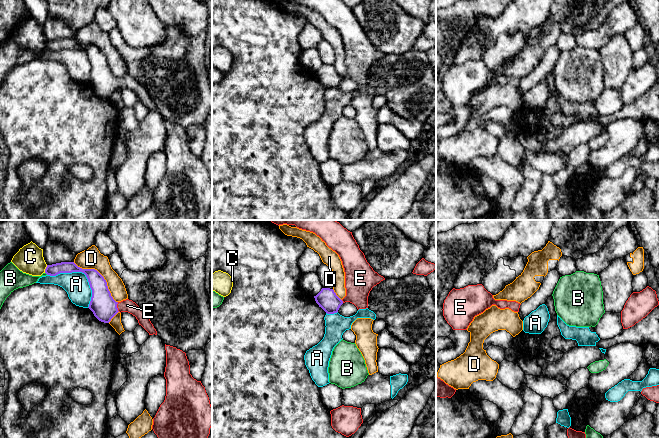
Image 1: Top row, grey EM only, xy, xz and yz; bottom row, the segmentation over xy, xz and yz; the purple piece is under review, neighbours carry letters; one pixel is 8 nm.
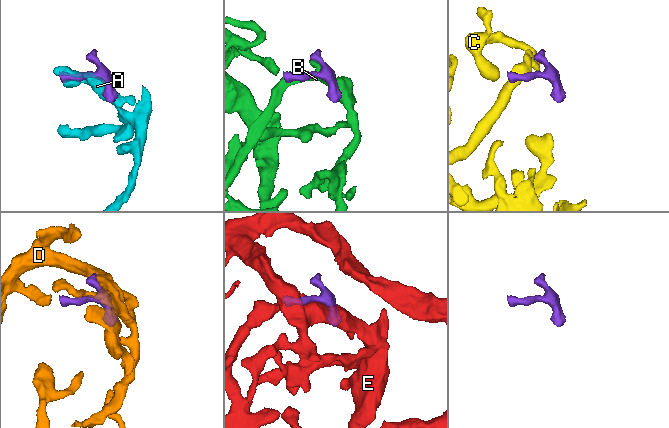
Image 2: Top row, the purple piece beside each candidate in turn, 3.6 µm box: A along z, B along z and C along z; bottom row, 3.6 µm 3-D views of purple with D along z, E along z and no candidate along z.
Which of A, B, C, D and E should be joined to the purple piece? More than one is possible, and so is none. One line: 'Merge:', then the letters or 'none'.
Merge: E

